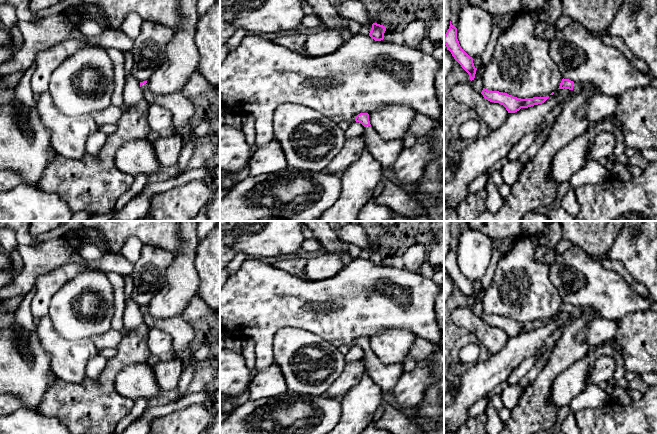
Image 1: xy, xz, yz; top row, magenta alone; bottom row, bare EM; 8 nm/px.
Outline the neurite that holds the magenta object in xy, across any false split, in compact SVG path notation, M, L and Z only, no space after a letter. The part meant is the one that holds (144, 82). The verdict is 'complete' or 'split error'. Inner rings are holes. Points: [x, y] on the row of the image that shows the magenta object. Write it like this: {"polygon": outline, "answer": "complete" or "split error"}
{"polygon": "M147 81L140 82L144 98L150 104L159 104L169 109L172 113L172 132L179 134L184 141L183 148L179 156L180 173L187 170L194 151L194 142L190 136L190 119L195 113L193 103L183 95L182 91L167 94L155 95L148 89Z", "answer": "split error"}

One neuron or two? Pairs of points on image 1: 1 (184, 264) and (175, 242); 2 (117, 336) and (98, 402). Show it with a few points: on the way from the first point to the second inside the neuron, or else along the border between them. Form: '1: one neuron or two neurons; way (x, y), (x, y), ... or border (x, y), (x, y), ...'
1: two neurons; border (179, 231), (180, 245), (174, 253)
2: two neurons; border (124, 332), (123, 338), (116, 348)

